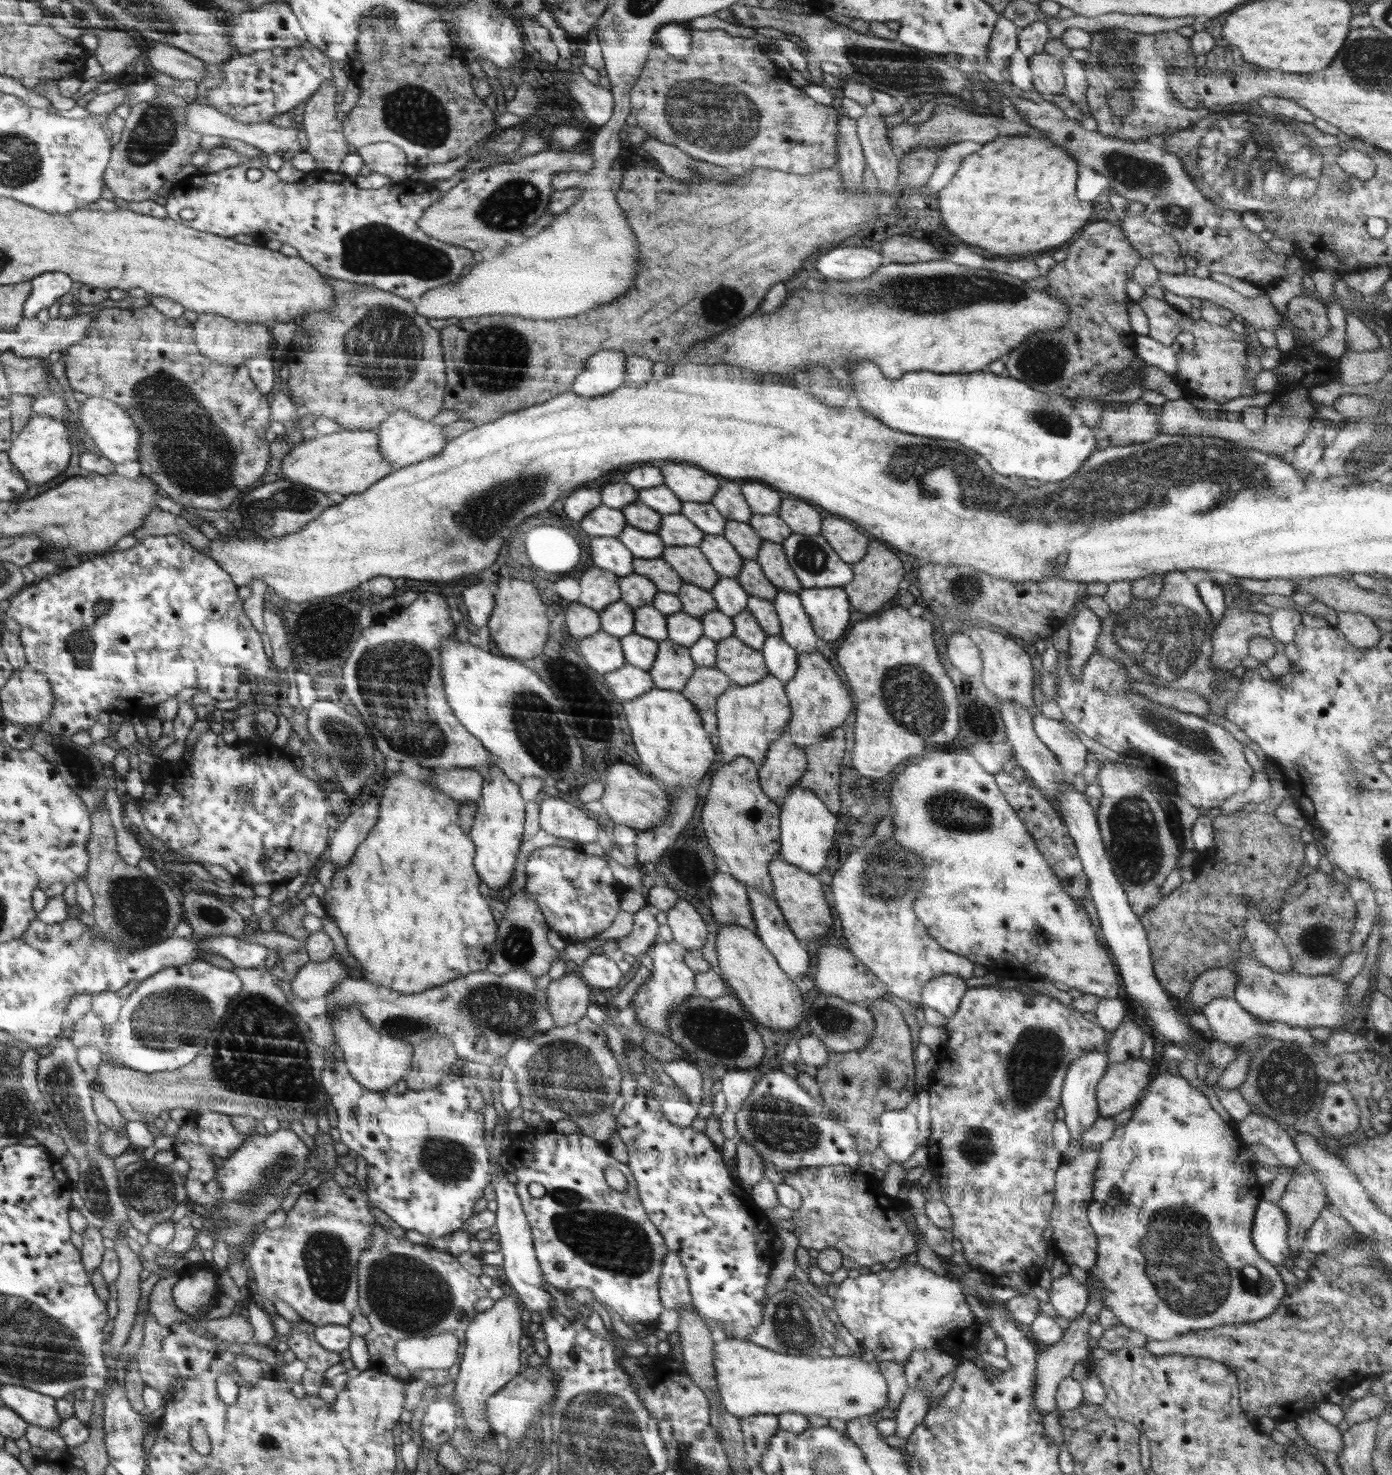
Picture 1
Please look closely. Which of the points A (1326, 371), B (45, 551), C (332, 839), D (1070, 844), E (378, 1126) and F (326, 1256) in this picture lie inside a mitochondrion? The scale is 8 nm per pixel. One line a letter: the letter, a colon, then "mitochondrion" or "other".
A: other
B: mitochondrion
C: other
D: other
E: other
F: mitochondrion

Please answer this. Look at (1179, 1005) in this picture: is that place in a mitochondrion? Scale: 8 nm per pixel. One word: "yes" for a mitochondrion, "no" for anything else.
no

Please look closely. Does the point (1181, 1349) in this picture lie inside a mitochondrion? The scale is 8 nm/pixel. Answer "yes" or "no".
no

